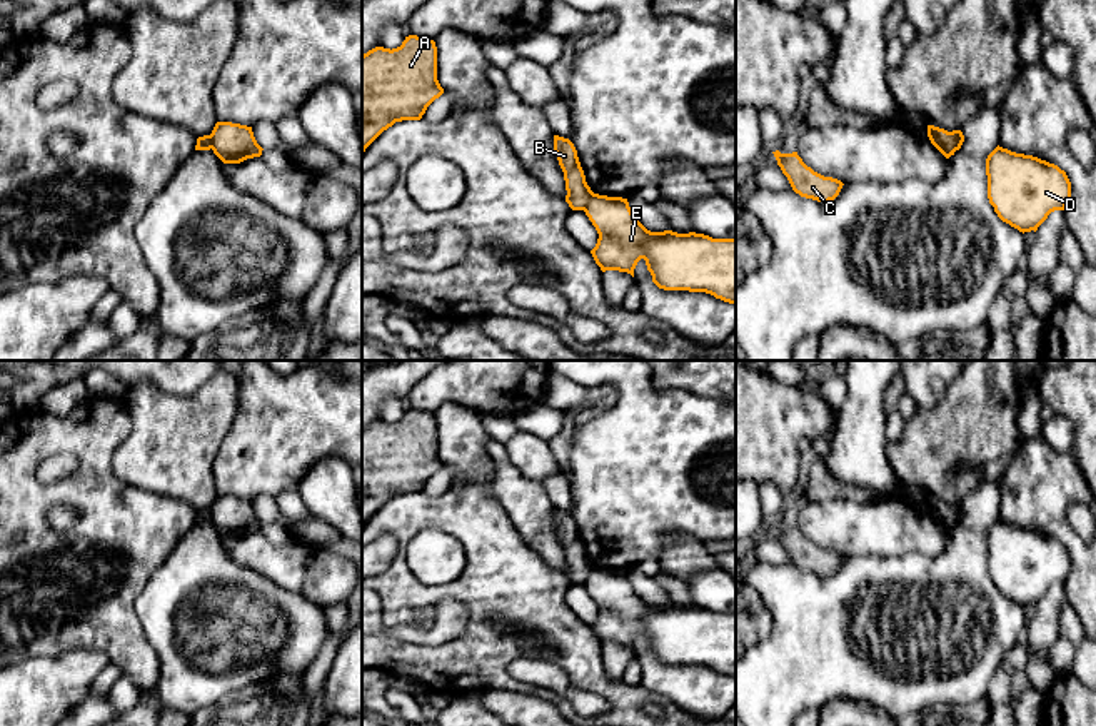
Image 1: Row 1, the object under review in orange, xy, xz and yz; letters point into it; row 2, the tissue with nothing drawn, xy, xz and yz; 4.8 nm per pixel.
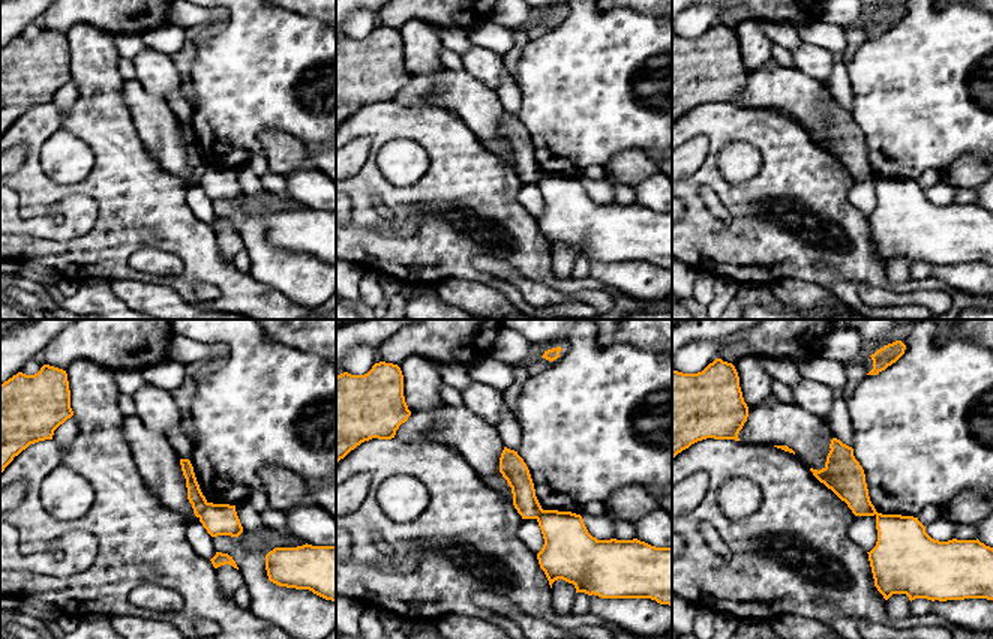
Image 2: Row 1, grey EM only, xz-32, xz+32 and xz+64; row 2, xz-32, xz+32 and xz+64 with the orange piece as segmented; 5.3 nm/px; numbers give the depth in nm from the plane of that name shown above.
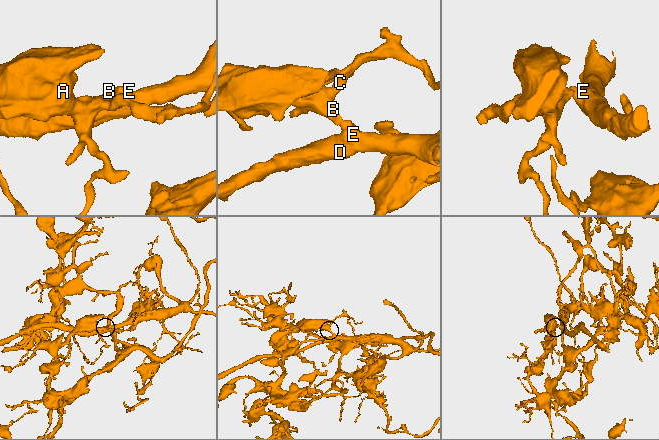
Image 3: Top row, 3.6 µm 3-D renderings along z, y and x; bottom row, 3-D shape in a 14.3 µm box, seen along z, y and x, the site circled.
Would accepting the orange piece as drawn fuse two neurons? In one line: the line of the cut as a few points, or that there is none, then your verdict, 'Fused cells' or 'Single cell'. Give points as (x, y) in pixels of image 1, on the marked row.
Split along yz (948, 132), (956, 149). Fused cells

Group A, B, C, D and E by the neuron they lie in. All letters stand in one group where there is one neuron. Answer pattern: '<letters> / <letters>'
A B C / D E

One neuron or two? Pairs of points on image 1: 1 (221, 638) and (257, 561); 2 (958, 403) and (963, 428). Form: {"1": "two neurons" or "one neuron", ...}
{"1": "two neurons", "2": "one neuron"}

